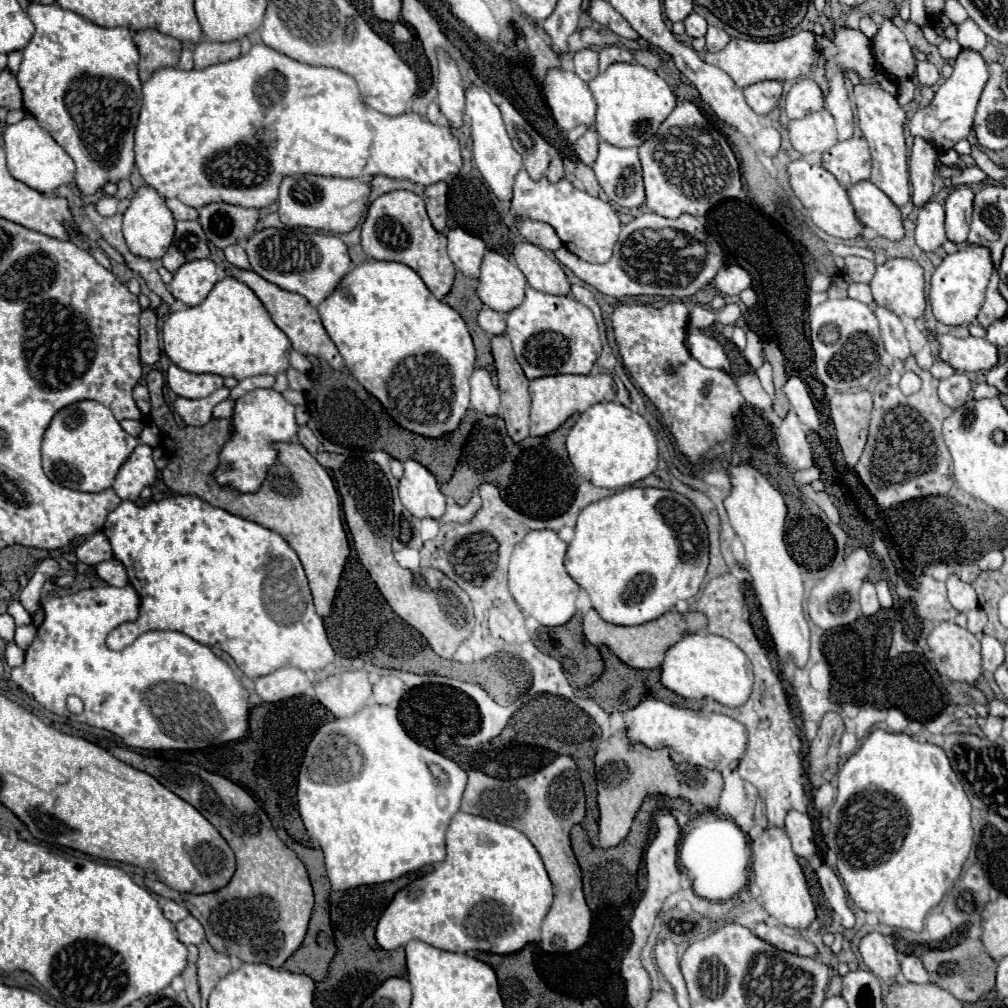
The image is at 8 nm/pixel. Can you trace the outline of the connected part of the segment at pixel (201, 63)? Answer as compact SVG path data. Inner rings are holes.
M204 40L194 48L194 68L202 70L210 64L234 60L240 56L240 42L212 42Z

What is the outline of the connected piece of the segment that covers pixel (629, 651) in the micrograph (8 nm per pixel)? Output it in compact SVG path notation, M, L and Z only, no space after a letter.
M590 610L586 616L584 616L584 636L590 644L594 646L608 646L624 664L628 664L630 668L638 668L638 670L650 670L650 668L658 668L662 666L662 660L664 660L664 654L666 654L666 648L670 648L670 644L676 644L678 640L682 640L682 636L690 634L690 632L696 632L700 628L704 628L704 616L698 614L698 618L694 614L680 614L676 610L652 620L652 622L646 622L646 624L640 624L640 626L616 626L616 624L608 624L604 622L596 610Z

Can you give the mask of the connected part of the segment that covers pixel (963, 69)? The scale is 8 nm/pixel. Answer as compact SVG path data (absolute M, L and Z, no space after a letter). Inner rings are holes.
M962 50L958 54L958 58L954 60L952 76L944 84L938 86L932 102L924 110L918 110L912 116L912 120L908 124L912 136L920 136L920 138L932 142L940 154L954 148L954 144L960 142L962 138L968 138L968 134L972 130L976 104L978 104L978 98L980 98L986 82L988 82L988 66L986 66L984 58L974 50Z

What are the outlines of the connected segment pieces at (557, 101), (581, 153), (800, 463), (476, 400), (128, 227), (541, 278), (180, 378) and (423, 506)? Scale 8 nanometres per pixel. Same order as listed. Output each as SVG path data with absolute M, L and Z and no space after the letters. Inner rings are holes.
M548 68L542 90L546 104L550 106L552 116L562 130L572 130L578 124L594 124L596 100L588 84L574 72Z
M590 128L584 136L580 136L580 138L576 140L574 150L576 150L578 160L580 160L582 164L586 164L586 166L592 166L594 160L596 160L596 156L598 156L598 144L600 144L598 132Z
M788 412L780 426L780 438L782 438L782 454L790 464L796 468L810 468L812 466L812 454L810 444L806 440L806 434L802 430L802 424L794 412Z
M476 368L470 378L470 386L472 386L472 396L470 396L472 408L486 416L498 416L500 396L498 396L498 388L492 384L488 370Z
M144 186L144 188L136 190L136 194L130 202L130 208L124 212L122 234L124 234L126 246L130 248L130 252L134 256L156 260L166 254L166 250L174 238L174 216L170 216L170 210L166 208L162 196L154 188Z
M524 242L514 248L514 260L524 272L528 284L546 294L568 294L570 282L564 268L542 248Z
M170 364L166 374L168 386L182 398L206 398L222 388L222 378L214 374L192 374Z
M416 460L404 462L404 476L400 478L400 500L404 508L416 518L442 518L446 510L444 494L430 470Z

